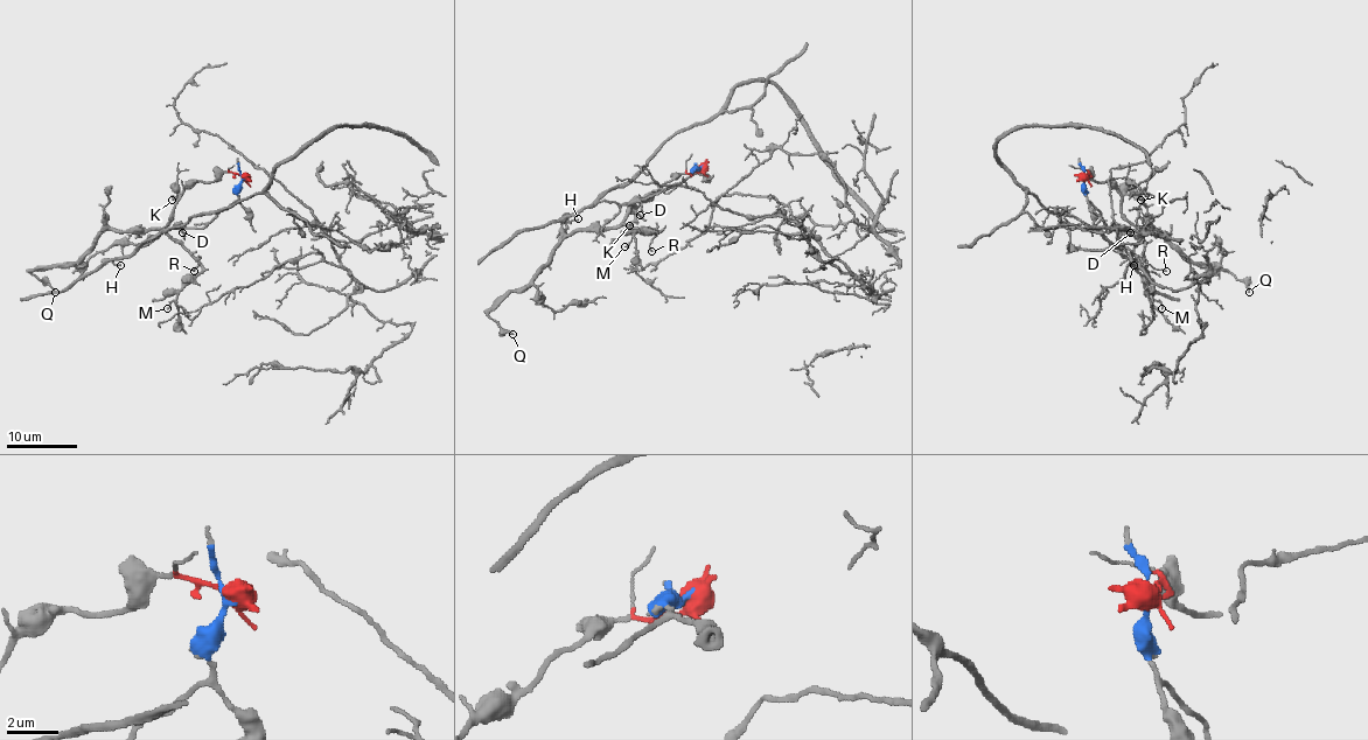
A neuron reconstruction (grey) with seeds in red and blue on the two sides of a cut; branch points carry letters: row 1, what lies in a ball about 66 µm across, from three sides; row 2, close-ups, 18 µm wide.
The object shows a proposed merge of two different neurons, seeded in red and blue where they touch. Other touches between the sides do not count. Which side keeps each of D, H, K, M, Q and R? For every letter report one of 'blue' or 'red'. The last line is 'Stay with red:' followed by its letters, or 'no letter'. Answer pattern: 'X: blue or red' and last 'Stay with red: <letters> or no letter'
D: blue
H: blue
K: red
M: red
Q: red
R: red
Stay with red: K, M, Q, R

